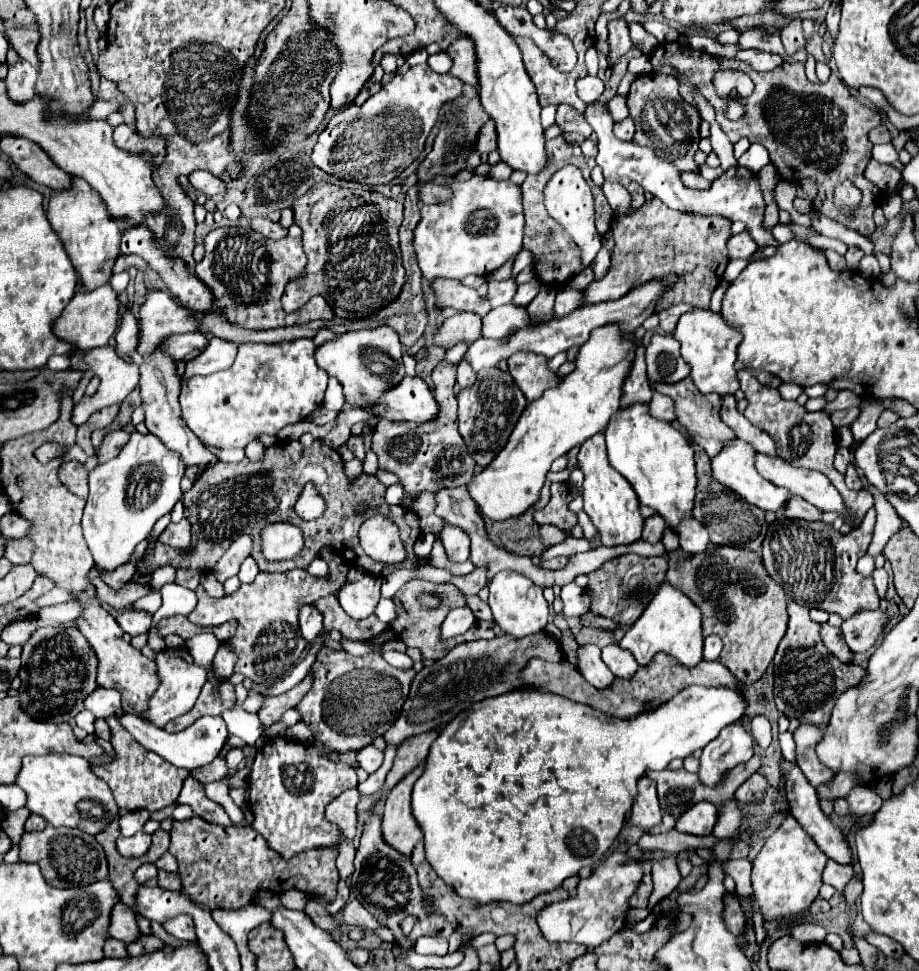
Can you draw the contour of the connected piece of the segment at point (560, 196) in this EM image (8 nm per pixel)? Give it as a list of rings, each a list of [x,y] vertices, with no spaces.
[[[572,165],[562,167],[548,179],[544,187],[544,205],[546,205],[548,215],[554,217],[570,233],[574,243],[580,247],[584,269],[590,267],[602,245],[600,245],[600,233],[594,225],[594,201],[592,201],[591,189],[584,181],[578,167],[572,167]]]

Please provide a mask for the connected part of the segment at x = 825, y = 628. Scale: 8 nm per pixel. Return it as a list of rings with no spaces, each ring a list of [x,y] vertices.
[[[822,623],[820,625],[820,637],[822,637],[822,643],[828,647],[828,651],[838,657],[840,661],[848,663],[852,659],[852,653],[848,649],[848,645],[844,643],[844,637],[842,637],[842,631],[838,627],[832,627],[828,623]]]

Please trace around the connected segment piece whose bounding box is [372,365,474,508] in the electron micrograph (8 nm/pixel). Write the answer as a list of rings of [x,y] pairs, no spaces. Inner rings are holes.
[[[438,365],[432,371],[434,397],[438,403],[436,419],[428,423],[396,423],[380,419],[372,439],[372,451],[378,455],[378,469],[392,471],[404,488],[402,507],[410,508],[422,491],[438,491],[442,487],[458,487],[470,483],[474,475],[474,459],[464,447],[464,439],[458,433],[456,419],[456,371],[454,365]]]

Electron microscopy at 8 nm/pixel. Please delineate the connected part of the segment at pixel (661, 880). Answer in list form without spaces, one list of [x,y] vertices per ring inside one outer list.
[[[662,857],[652,861],[652,881],[654,881],[654,891],[648,899],[648,909],[654,909],[676,885],[680,883],[680,871],[676,869],[676,859],[674,857]]]

